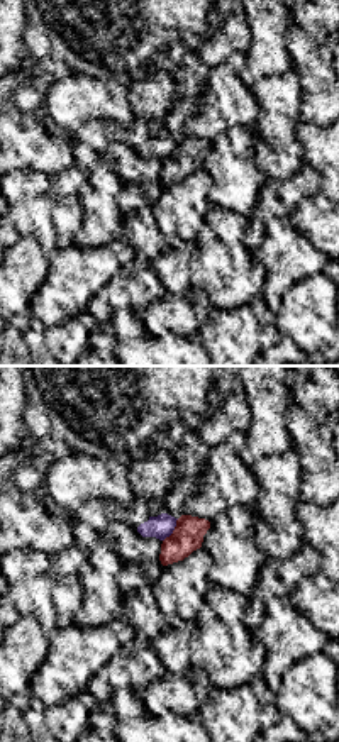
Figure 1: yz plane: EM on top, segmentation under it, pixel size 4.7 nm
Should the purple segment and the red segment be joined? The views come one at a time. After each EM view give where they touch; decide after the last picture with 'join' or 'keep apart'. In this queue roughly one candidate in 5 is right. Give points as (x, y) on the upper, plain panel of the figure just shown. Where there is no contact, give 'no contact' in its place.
(173, 149)

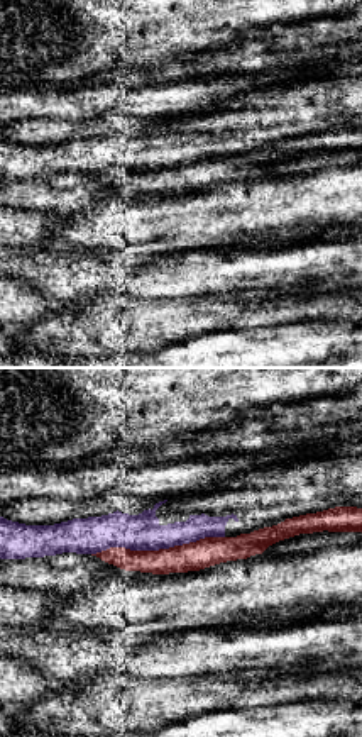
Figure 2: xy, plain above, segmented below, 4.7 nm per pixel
(158, 170)

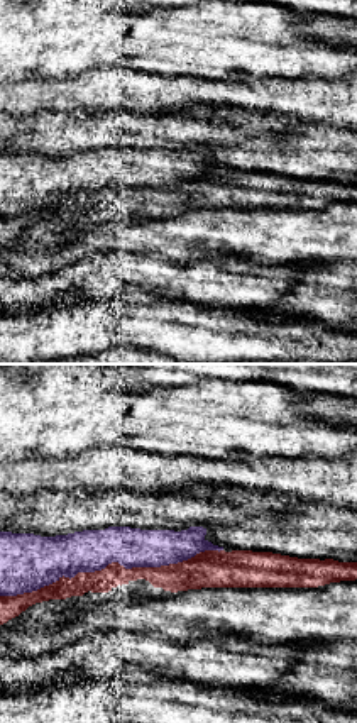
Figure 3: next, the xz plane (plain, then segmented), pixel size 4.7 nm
(110, 183)

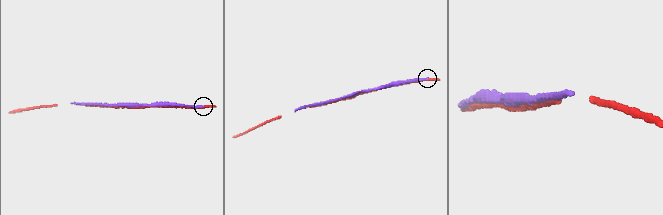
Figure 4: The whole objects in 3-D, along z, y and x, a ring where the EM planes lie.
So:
keep apart

